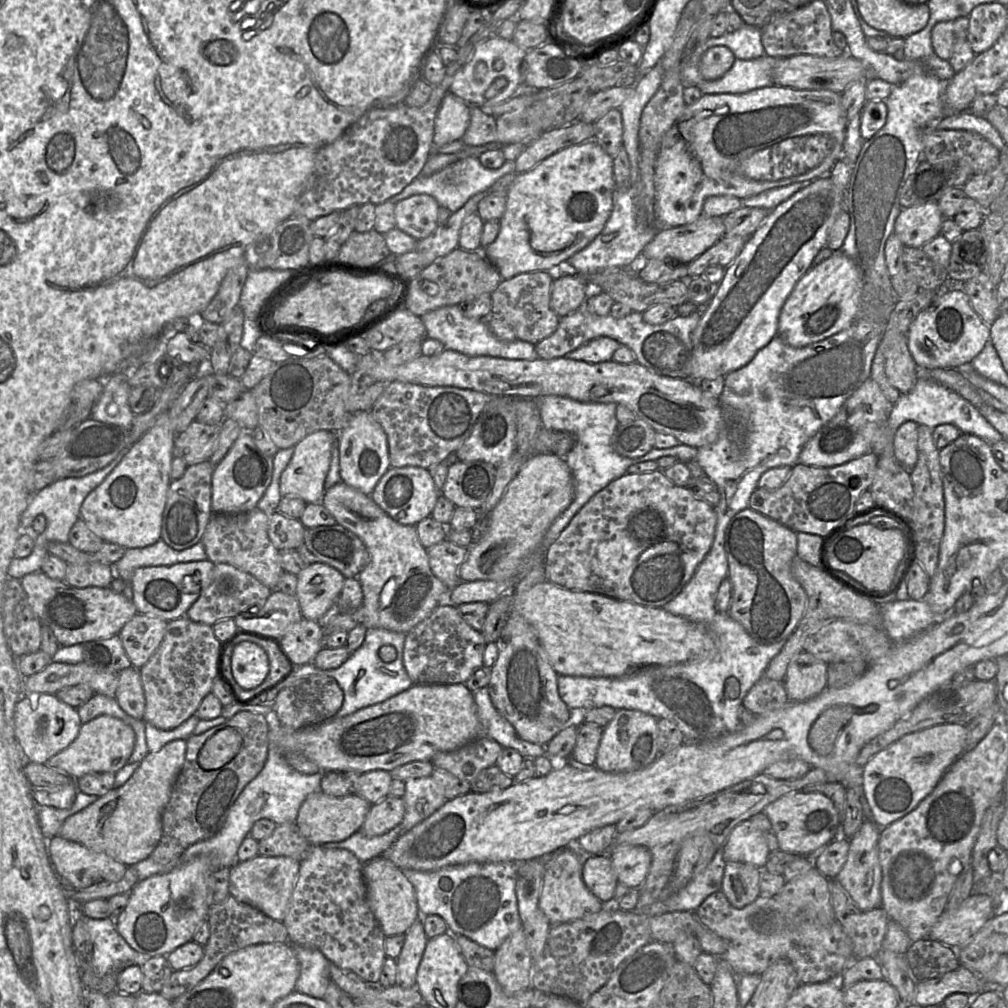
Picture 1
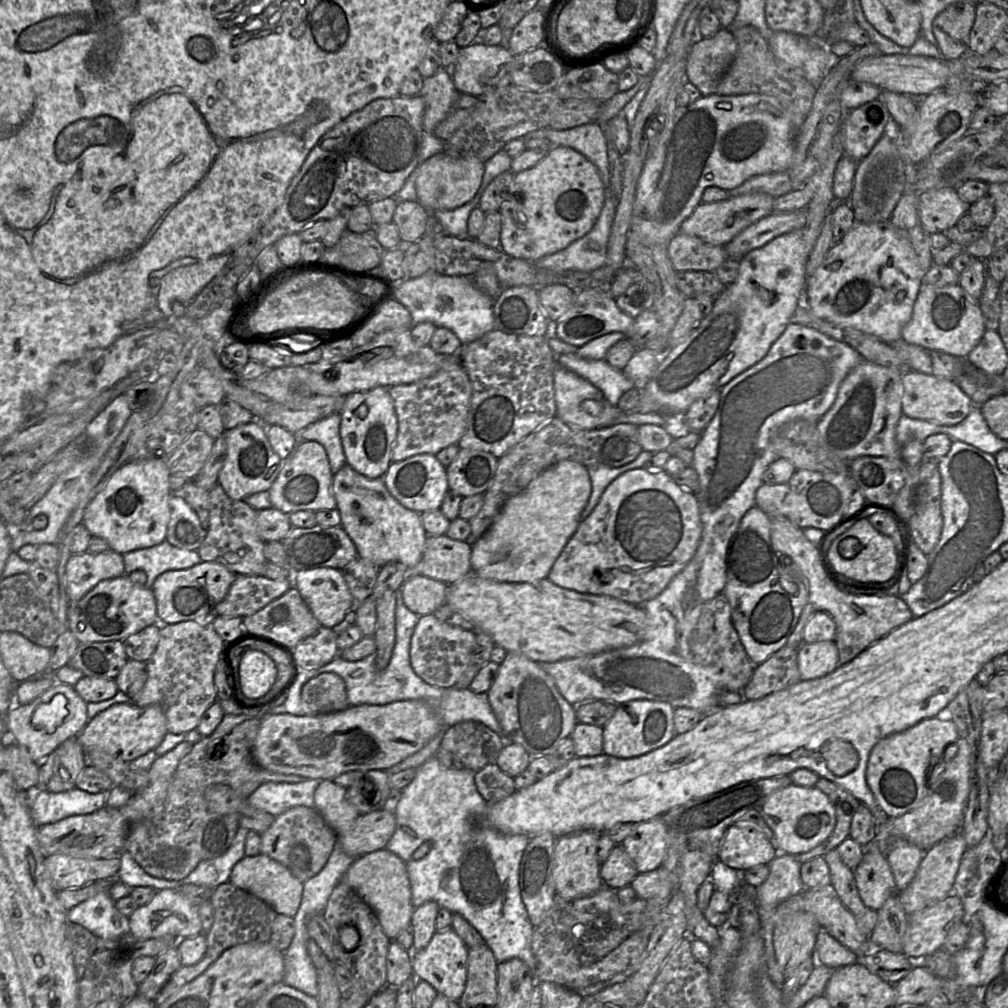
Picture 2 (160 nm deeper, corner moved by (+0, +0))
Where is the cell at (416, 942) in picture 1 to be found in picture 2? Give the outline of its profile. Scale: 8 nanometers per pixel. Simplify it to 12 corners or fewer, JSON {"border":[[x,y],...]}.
{"border":[[434,902],[414,909],[412,952],[424,949],[436,933],[440,910]]}

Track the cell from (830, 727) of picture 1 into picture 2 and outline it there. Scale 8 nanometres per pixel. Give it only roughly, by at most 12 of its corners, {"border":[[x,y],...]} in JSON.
{"border":[[850,742],[824,744],[824,759],[833,774],[856,768],[859,756]]}

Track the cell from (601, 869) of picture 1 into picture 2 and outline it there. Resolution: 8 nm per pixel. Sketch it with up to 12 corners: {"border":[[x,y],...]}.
{"border":[[620,844],[600,865],[603,886],[614,891],[637,875]]}

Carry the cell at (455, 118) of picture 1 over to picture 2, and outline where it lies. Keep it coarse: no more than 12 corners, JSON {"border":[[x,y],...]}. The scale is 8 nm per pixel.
{"border":[[451,69],[424,78],[423,131],[433,133],[460,93]]}

